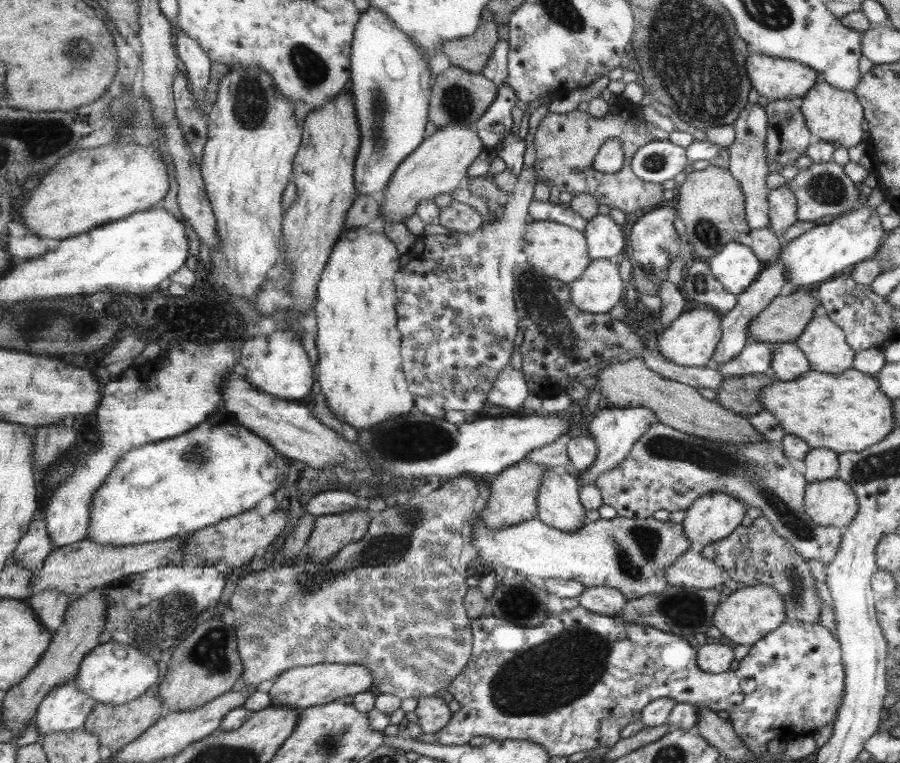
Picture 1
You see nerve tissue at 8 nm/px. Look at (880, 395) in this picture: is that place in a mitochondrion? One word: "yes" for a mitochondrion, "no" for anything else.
no

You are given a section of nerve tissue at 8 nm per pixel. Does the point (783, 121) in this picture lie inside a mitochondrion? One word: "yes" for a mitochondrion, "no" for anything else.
yes

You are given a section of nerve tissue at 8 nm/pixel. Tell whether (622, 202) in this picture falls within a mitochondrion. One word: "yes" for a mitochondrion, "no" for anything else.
no

